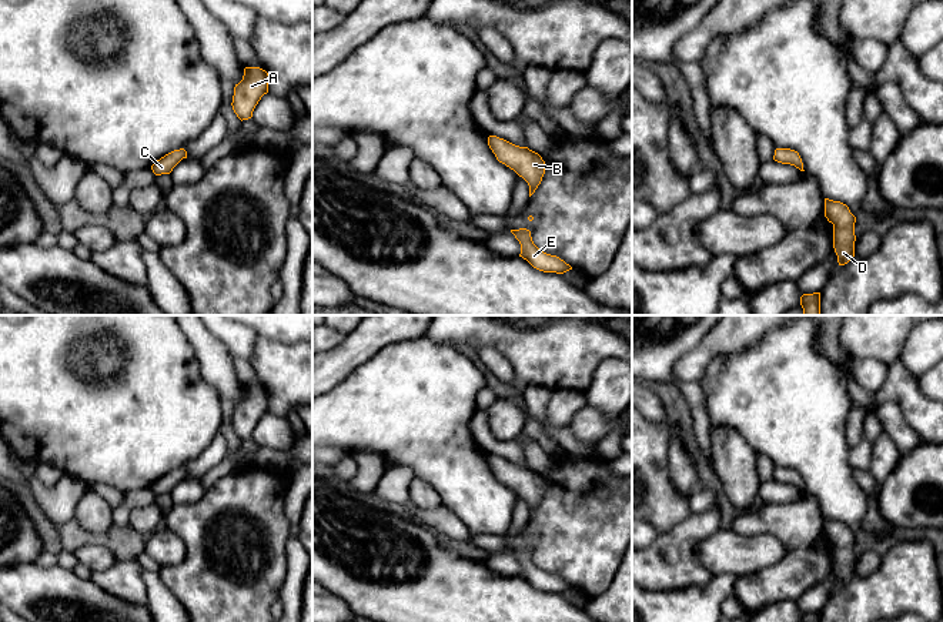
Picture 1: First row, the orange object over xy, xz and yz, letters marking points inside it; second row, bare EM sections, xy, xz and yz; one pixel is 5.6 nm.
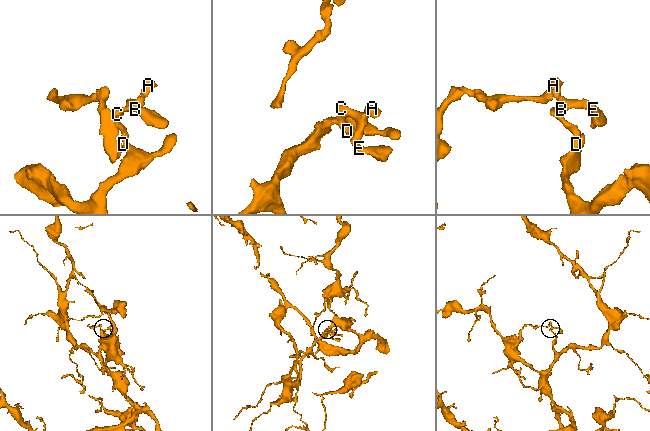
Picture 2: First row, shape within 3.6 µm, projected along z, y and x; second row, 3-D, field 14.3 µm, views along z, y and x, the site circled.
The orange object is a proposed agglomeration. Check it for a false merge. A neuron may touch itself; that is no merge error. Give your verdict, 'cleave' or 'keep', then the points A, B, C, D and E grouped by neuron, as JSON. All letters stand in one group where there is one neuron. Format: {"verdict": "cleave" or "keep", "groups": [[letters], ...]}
{"verdict": "keep", "groups": [["A", "B", "C", "D", "E"]]}

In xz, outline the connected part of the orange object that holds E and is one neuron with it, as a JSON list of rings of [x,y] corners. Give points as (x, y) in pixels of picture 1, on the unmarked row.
[[[519,548],[519,549],[511,549],[511,552],[521,564],[519,576],[526,579],[534,588],[544,592],[556,592],[556,593],[564,593],[572,589],[572,586],[559,576],[546,573],[542,569],[539,569],[534,564],[529,549]]]

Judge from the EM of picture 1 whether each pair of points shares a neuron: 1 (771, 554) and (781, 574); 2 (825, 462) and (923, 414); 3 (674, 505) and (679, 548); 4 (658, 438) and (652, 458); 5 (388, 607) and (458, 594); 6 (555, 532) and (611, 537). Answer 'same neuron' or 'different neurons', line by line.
1: different neurons
2: different neurons
3: different neurons
4: same neuron
5: same neuron
6: same neuron

